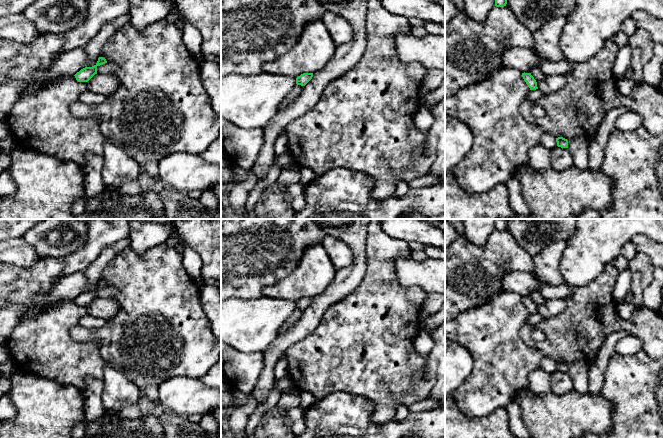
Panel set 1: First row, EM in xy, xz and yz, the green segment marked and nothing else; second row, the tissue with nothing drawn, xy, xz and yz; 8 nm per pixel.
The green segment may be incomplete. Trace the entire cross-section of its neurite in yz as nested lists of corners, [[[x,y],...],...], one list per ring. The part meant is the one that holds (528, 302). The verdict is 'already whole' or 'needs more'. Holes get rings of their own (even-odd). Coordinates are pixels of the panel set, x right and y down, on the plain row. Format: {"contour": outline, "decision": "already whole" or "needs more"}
{"contour": [[[522,297],[522,301],[524,303],[524,305],[526,306],[526,308],[528,309],[528,311],[530,312],[530,314],[536,314],[538,313],[537,311],[537,306],[534,303],[534,301],[531,299],[531,297]]], "decision": "already whole"}

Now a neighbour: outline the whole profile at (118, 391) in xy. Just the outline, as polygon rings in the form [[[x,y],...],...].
[[[105,364],[102,381],[102,405],[106,414],[117,413],[122,407],[138,403],[140,389],[117,368]]]

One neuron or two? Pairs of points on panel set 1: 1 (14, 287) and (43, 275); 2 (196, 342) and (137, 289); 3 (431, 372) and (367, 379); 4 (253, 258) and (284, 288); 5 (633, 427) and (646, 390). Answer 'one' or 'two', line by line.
1: one
2: one
3: two
4: two
5: one

